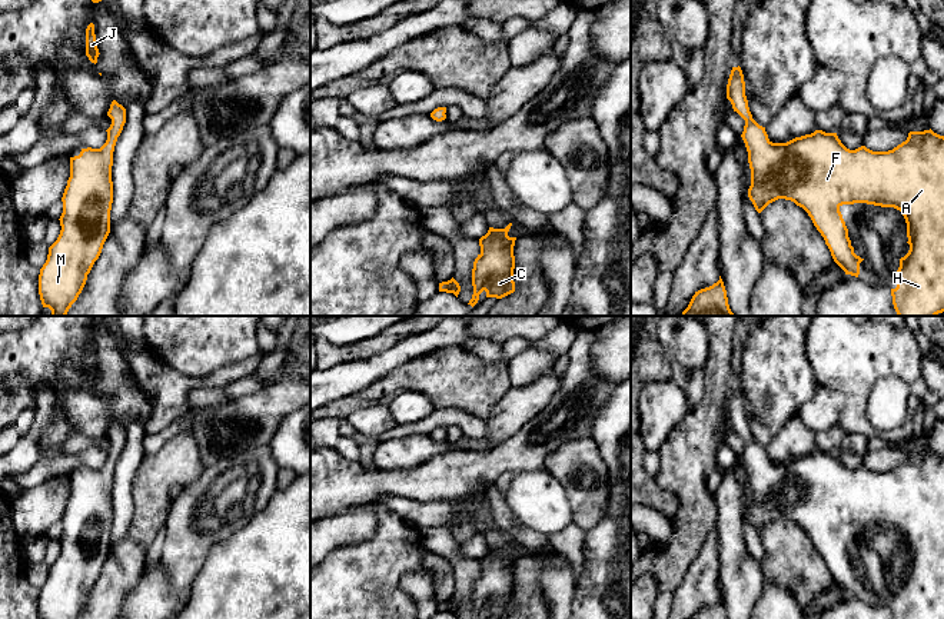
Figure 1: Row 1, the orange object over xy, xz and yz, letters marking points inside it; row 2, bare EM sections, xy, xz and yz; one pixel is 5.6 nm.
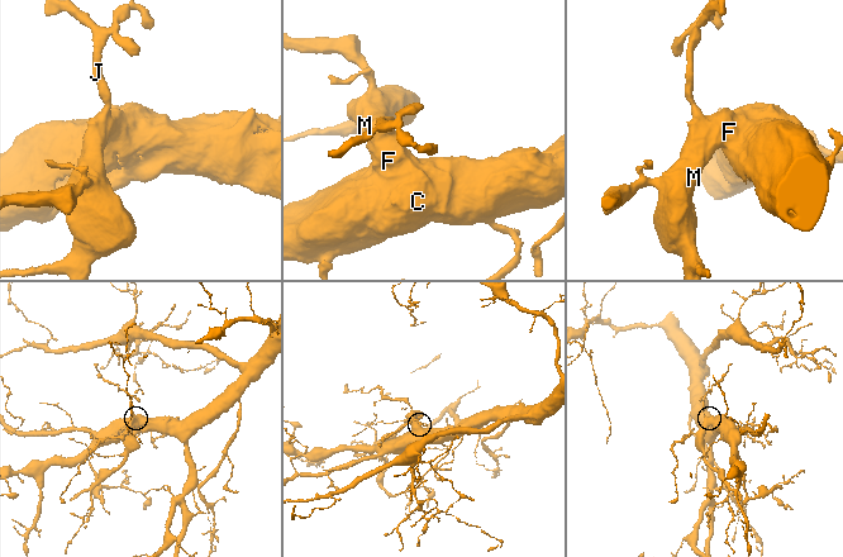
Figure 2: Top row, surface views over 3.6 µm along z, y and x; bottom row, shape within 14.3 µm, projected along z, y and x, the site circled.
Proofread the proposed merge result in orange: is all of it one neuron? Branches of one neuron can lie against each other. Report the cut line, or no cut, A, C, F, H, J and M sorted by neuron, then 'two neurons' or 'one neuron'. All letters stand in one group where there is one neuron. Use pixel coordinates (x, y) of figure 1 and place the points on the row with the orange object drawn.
no cut | A C F H J M | one neuron

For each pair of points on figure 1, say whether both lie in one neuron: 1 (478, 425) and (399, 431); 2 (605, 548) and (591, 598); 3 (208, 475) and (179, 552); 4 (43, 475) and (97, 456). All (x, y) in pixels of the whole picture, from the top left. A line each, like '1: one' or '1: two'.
1: one
2: one
3: one
4: one

